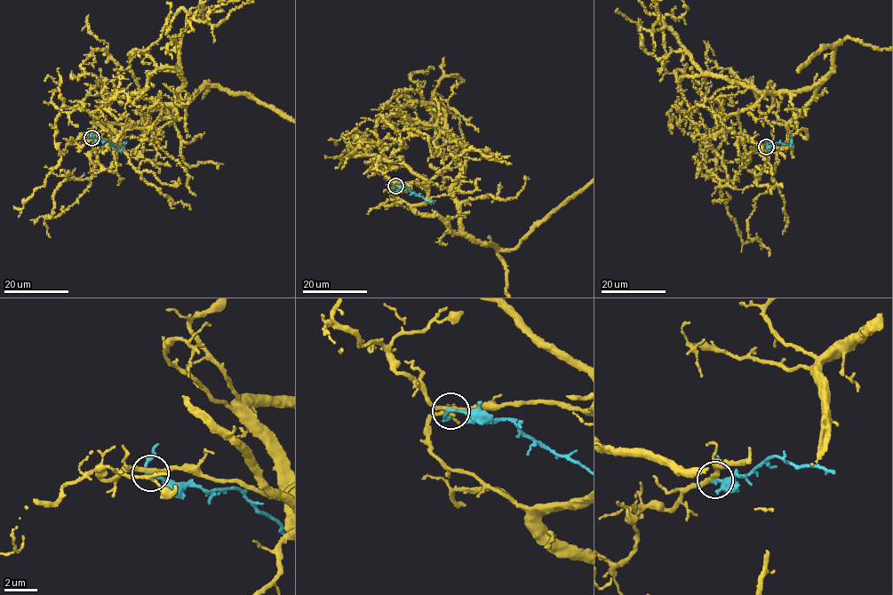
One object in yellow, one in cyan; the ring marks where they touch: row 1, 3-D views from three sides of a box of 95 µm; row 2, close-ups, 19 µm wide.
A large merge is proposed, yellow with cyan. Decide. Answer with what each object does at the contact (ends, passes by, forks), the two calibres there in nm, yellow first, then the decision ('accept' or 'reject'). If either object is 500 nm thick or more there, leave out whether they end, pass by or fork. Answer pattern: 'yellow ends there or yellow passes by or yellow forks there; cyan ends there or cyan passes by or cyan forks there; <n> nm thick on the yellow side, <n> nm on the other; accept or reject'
yellow passes by; cyan passes by; 260 nm thick on the yellow side, 190 nm on the other; reject

